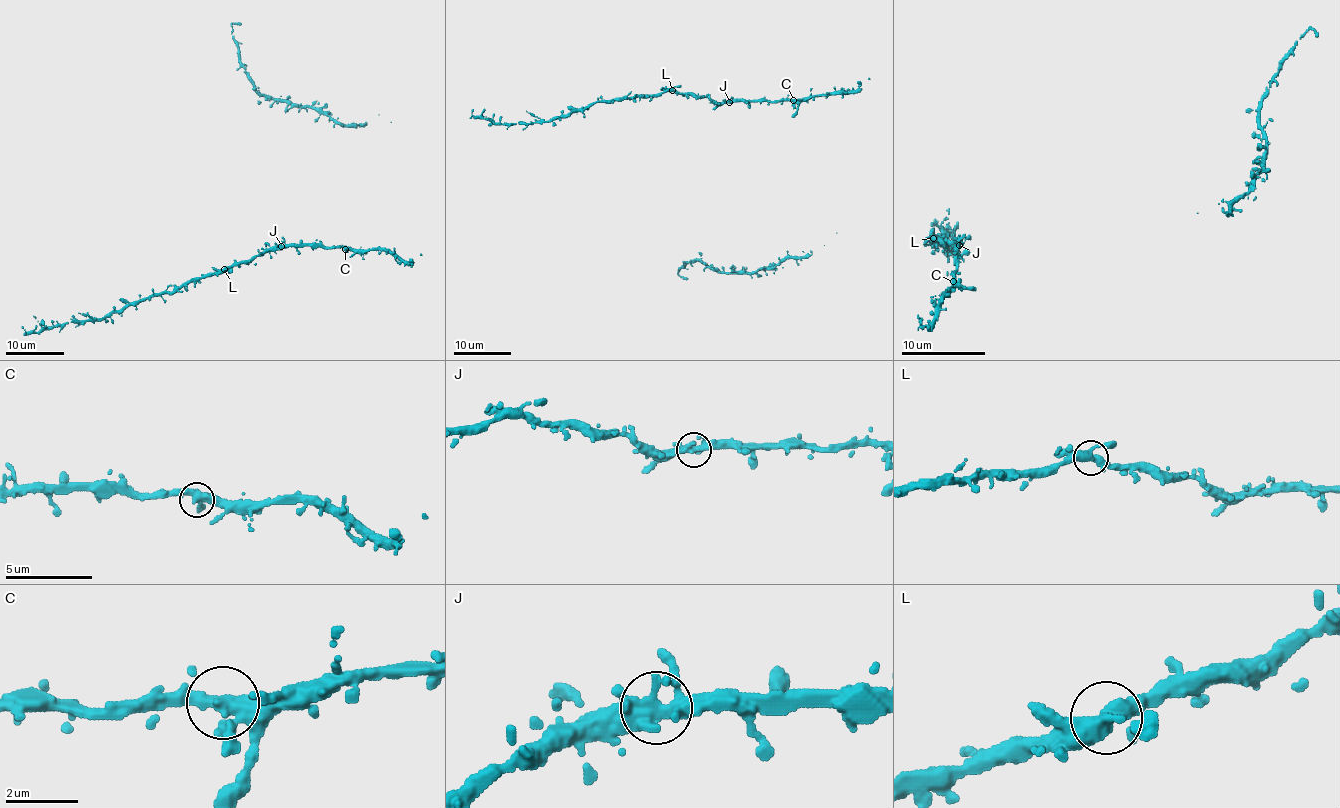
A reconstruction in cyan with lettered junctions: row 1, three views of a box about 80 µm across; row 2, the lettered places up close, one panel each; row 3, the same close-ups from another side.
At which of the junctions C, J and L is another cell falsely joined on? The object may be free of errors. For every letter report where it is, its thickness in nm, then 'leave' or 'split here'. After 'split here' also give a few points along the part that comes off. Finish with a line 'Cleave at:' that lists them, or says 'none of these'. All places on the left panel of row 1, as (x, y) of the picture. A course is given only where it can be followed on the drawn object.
C: place (345, 249); calibre 360 nm; leave
J: place (281, 246); calibre 400 nm; leave
L: place (224, 269); calibre 360 nm; leave
Cleave at: none of these

